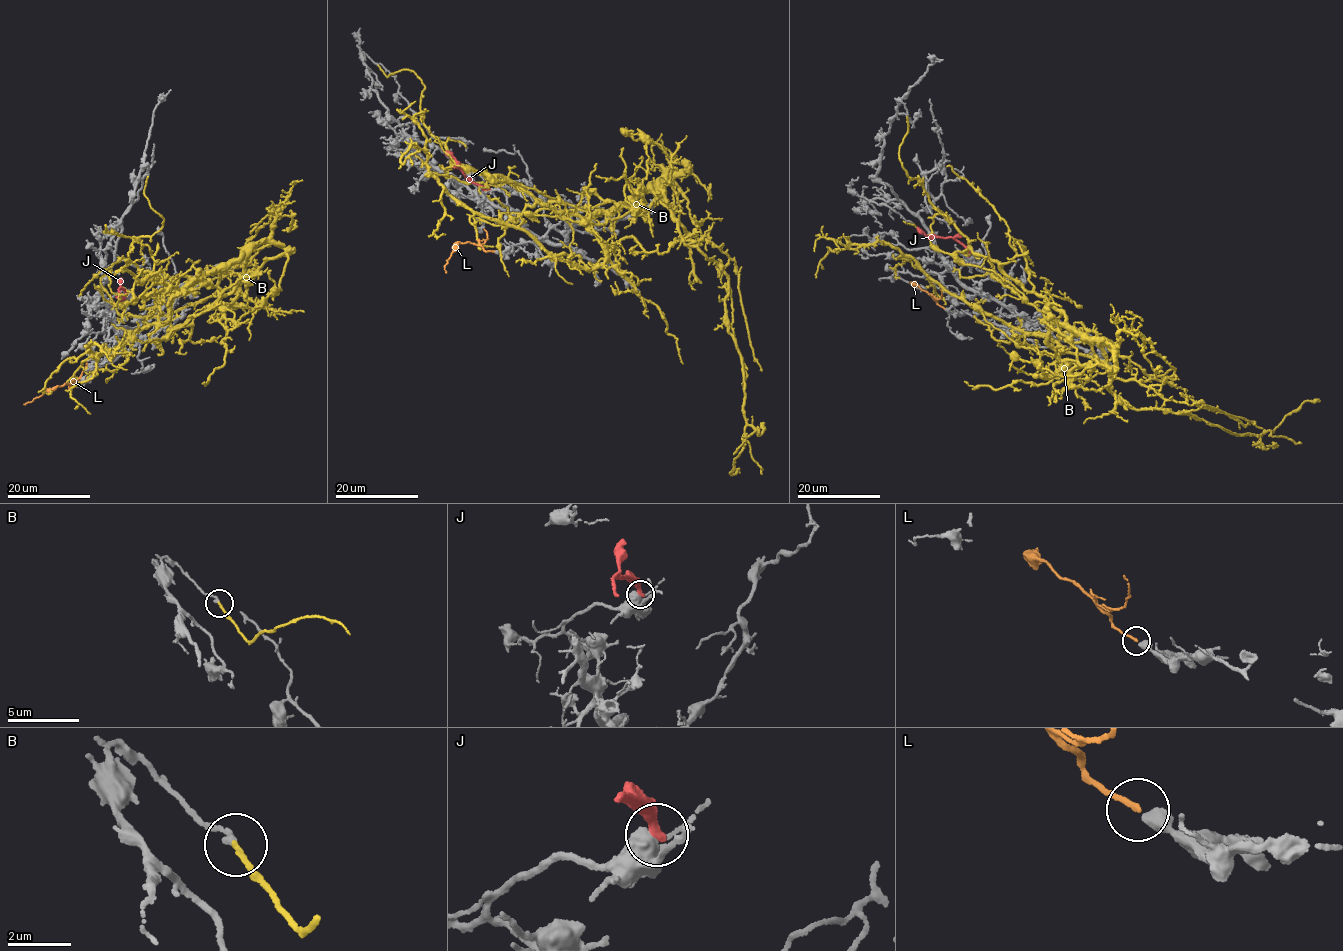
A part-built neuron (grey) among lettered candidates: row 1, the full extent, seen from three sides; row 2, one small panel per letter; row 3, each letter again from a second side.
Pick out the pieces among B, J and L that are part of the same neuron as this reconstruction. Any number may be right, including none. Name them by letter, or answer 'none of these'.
L

